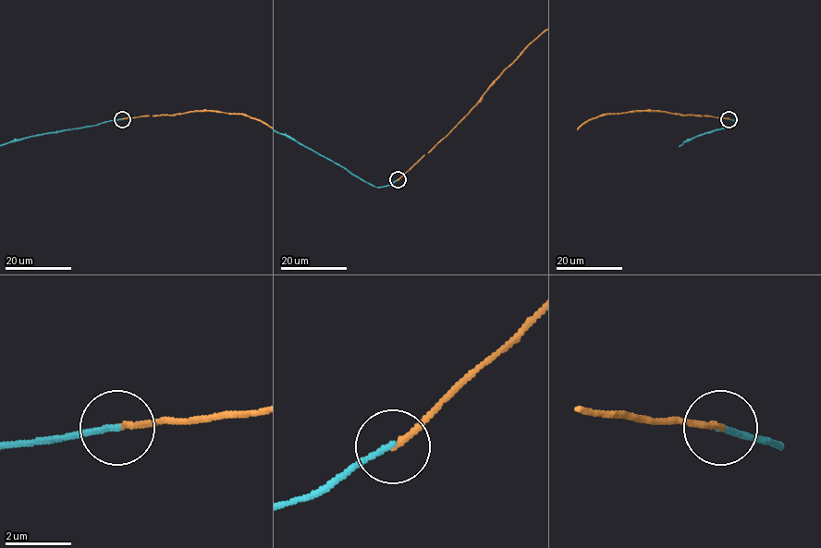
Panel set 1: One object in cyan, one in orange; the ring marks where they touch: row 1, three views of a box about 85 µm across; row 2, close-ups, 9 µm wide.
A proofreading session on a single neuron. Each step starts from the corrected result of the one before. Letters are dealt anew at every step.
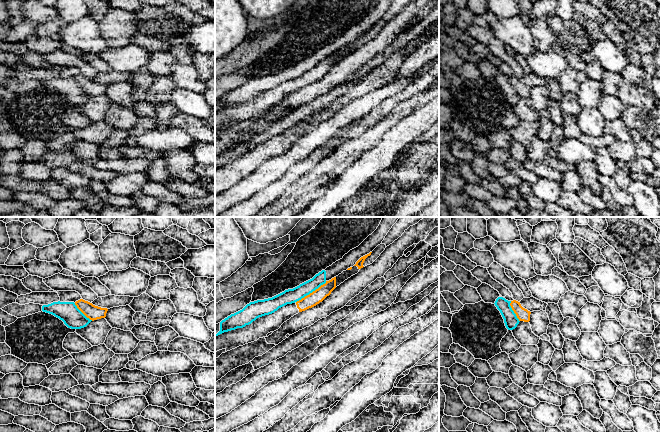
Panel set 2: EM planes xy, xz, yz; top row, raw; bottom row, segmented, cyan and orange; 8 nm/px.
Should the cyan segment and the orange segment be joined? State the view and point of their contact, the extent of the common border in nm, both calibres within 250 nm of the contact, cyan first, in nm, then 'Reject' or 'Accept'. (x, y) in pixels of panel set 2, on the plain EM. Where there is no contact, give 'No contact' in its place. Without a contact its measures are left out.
Touches cyan at xz (311, 68). Shared border 300 nm. Thickness 120 nm (cyan) against 110 nm. Reject

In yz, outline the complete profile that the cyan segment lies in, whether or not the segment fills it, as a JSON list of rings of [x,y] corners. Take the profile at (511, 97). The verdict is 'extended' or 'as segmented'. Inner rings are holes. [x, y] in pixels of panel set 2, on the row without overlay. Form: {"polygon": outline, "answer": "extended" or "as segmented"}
{"polygon": [[[498,73],[494,80],[497,83],[497,85],[500,87],[504,95],[506,104],[508,106],[513,106],[517,103],[520,97],[517,94],[514,87],[512,86],[510,79],[511,77],[508,77],[503,73]]], "answer": "as segmented"}

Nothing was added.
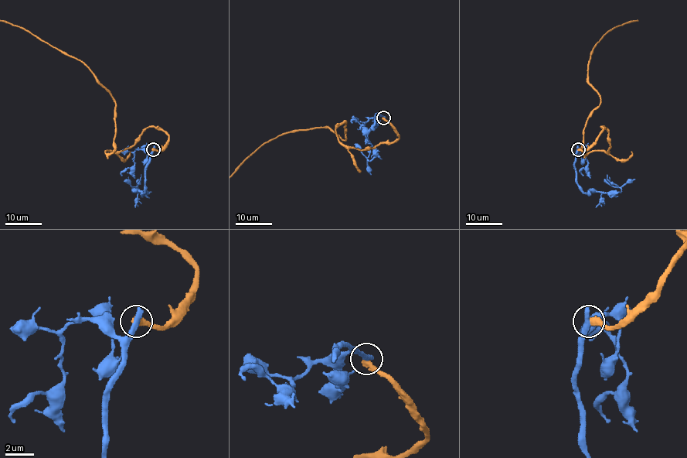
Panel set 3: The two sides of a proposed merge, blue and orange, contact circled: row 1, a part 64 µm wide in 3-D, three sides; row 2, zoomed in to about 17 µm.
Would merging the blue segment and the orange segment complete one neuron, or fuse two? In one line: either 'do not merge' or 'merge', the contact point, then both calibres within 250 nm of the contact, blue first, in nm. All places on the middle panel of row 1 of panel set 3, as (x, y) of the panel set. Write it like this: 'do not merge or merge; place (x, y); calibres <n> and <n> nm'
do not merge; place (383, 117); calibres 480 and 480 nm

